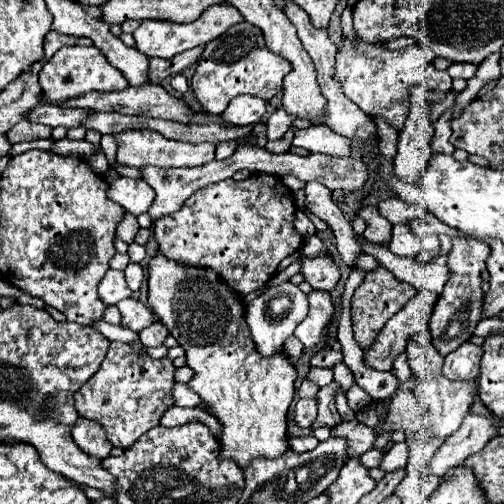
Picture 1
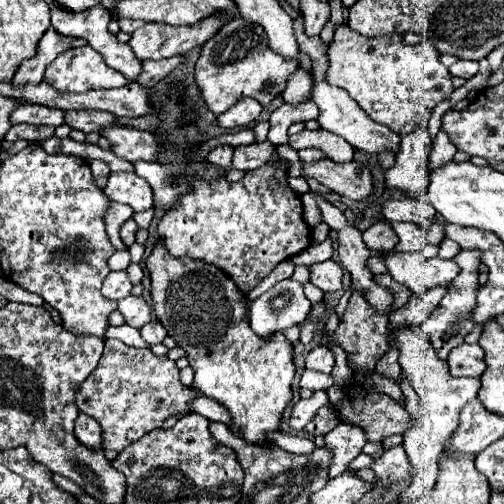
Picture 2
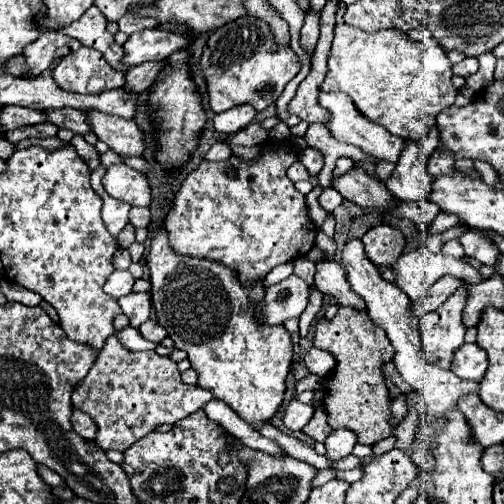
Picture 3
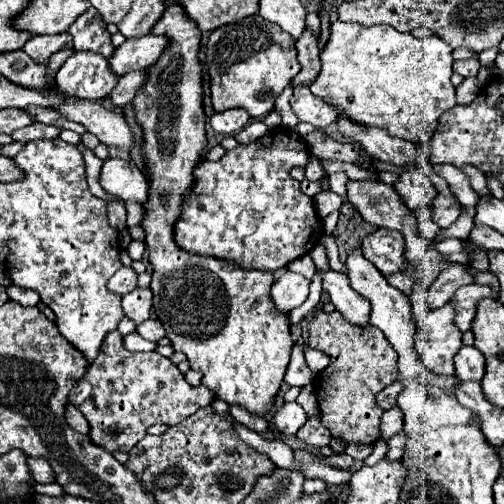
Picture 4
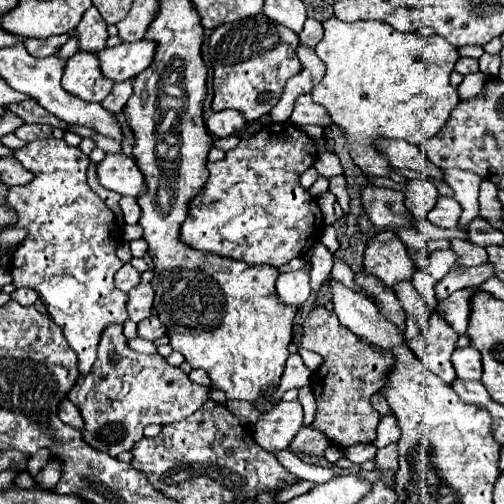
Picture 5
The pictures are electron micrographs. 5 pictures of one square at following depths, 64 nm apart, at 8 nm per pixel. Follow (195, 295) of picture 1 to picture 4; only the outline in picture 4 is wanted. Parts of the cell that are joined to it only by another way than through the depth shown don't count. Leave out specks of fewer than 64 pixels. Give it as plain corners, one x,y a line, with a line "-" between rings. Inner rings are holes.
166,4
166,12
162,14
162,18
156,22
156,26
152,28
152,34
164,34
170,38
170,46
166,48
166,52
160,56
160,60
150,68
150,76
144,84
144,88
138,92
138,96
134,98
134,106
136,106
136,118
140,122
140,126
144,128
144,158
146,158
146,164
148,164
148,170
150,170
150,176
152,176
152,182
150,182
150,198
148,202
144,204
146,208
146,216
142,220
142,226
146,230
146,244
148,244
148,260
152,264
152,282
150,282
150,290
154,292
154,312
158,316
158,320
164,324
164,330
166,330
166,336
170,338
174,350
182,350
186,356
188,356
188,362
190,362
190,368
192,370
200,370
204,374
202,378
202,384
206,388
210,388
214,392
214,396
222,398
224,402
228,404
236,404
236,406
242,406
244,410
248,410
250,414
254,416
266,416
266,412
274,406
274,398
280,390
280,384
284,380
284,374
286,374
286,368
288,368
288,362
290,362
290,352
292,352
292,338
290,338
290,326
288,326
288,316
272,316
272,300
268,300
268,288
272,286
274,278
270,272
260,272
260,270
242,270
238,268
236,264
232,262
224,262
224,260
218,260
218,258
208,258
208,256
196,256
196,254
188,254
184,250
180,250
174,242
174,236
172,236
172,226
174,222
178,220
180,216
180,204
182,204
182,194
192,186
192,168
198,164
198,158
200,158
200,152
204,150
206,146
206,132
204,132
204,124
206,124
206,116
204,116
204,108
202,108
202,68
200,68
200,62
198,62
198,48
200,48
200,30
196,28
196,24
192,24
192,20
188,20
188,16
184,16
184,12
180,12
180,8
168,8

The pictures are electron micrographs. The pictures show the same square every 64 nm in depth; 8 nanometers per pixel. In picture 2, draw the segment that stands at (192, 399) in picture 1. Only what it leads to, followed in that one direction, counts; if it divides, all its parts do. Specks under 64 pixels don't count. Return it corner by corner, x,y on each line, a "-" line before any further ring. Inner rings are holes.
198,396
190,402
192,410
206,416
208,420
218,420
218,422
224,422
228,424
228,416
224,416
224,410
220,408
220,404
216,404
214,400
208,400
206,396

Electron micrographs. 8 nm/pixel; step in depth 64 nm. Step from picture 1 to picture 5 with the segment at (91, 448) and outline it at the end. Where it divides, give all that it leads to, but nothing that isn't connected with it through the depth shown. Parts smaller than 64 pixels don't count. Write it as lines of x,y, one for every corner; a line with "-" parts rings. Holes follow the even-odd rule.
62,400
62,404
60,404
60,420
64,420
68,426
72,426
76,430
84,428
82,414
70,400

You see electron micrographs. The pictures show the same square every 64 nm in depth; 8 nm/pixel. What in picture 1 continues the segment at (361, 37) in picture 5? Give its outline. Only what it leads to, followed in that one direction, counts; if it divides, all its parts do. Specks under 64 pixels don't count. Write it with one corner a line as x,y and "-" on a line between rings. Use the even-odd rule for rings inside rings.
344,38
344,46
336,56
336,80
342,82
344,94
352,102
356,102
368,116
384,116
392,126
396,126
396,130
400,130
410,108
410,86
424,84
428,88
440,88
442,92
452,88
452,78
448,76
448,72
438,72
432,62
434,52
428,52
428,48
420,48
416,44
390,52
384,50
382,44
360,42
358,46
354,46

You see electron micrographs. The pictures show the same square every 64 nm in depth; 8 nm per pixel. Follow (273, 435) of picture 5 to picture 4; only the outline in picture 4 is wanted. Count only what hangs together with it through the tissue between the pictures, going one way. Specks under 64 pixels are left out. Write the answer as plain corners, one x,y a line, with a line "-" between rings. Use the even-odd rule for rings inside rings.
286,402
274,416
276,430
284,434
296,434
306,420
308,420
308,414
298,402

